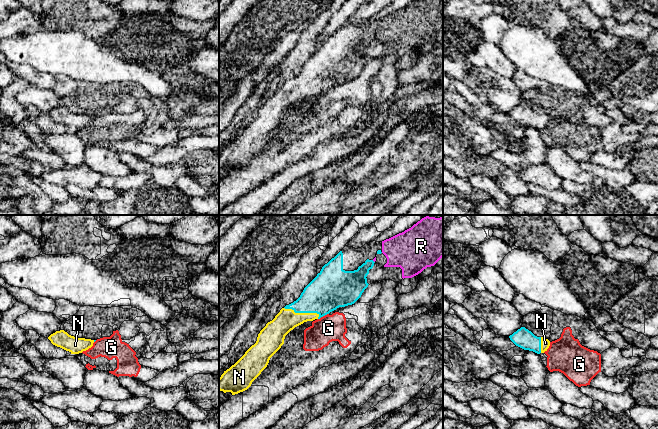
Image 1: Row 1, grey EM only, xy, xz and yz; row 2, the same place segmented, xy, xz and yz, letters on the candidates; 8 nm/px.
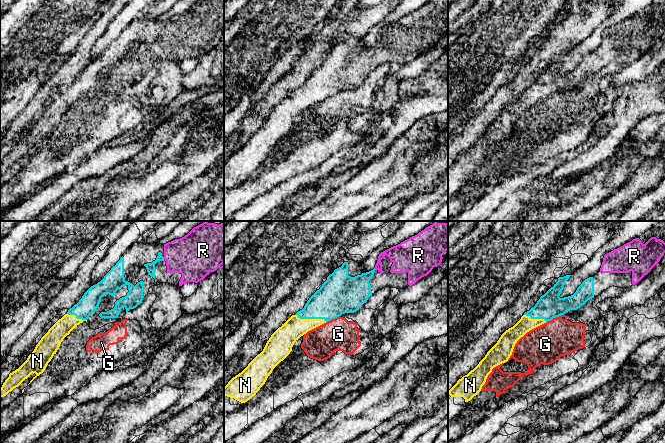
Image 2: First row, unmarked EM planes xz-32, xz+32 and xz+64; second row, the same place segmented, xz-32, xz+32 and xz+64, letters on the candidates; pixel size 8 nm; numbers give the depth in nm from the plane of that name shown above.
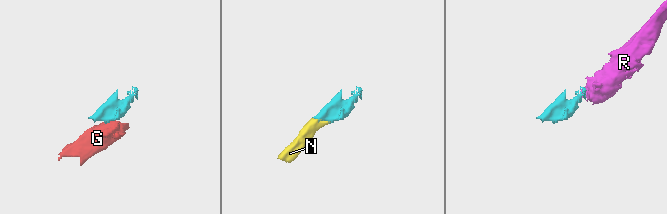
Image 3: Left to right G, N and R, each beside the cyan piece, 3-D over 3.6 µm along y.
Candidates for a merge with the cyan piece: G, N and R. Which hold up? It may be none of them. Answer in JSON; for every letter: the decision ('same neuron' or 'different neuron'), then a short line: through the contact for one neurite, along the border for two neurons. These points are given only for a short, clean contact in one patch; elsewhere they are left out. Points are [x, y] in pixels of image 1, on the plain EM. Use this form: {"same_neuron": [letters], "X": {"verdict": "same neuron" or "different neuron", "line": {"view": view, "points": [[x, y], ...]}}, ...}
{"same_neuron": ["N", "R"], "G": {"verdict": "different neuron", "line": {"view": "xz", "points": [[328, 89], [318, 95]]}}, "N": {"verdict": "same neuron", "line": {"view": "xz", "points": [[326, 68], [302, 88], [286, 96]]}}, "R": {"verdict": "same neuron", "line": {"view": "xz", "points": [[352, 60], [373, 37], [374, 35]]}}}

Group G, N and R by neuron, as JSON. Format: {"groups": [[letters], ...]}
{"groups": [["G"], ["N", "R"]]}

